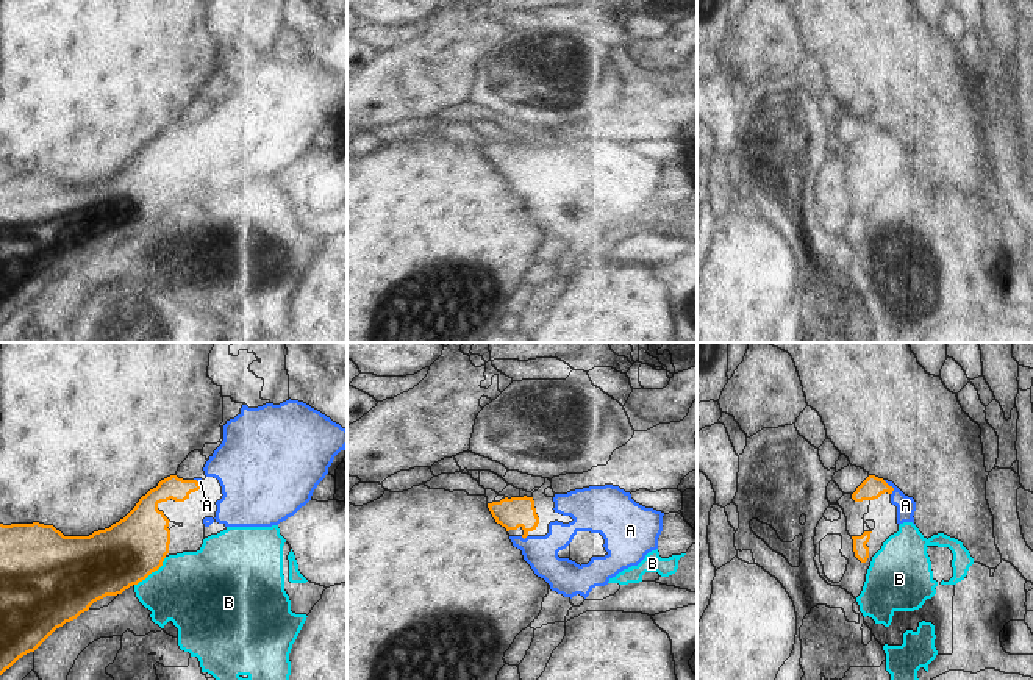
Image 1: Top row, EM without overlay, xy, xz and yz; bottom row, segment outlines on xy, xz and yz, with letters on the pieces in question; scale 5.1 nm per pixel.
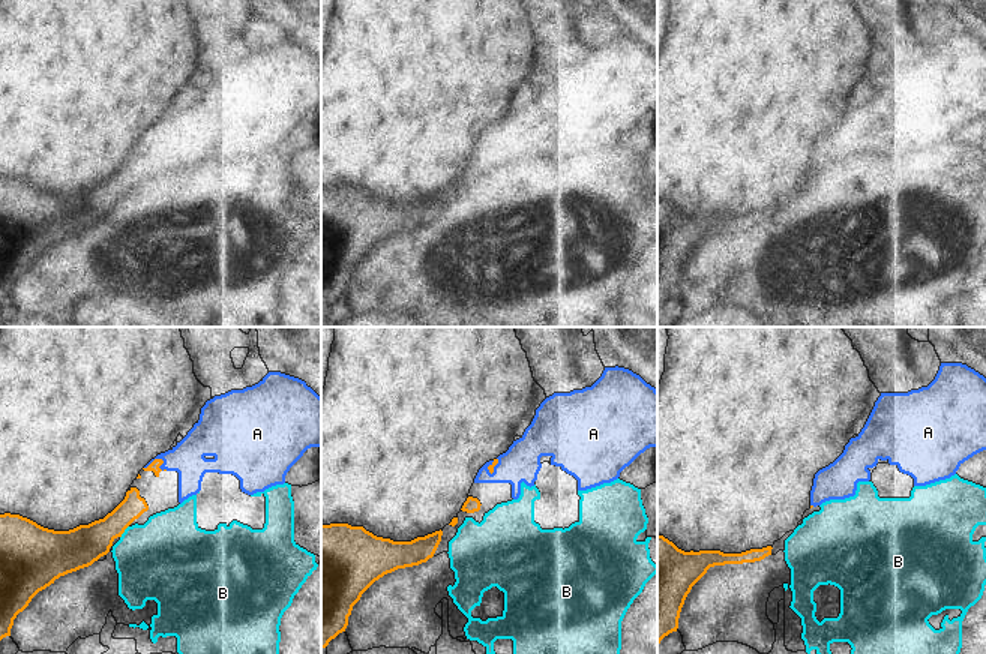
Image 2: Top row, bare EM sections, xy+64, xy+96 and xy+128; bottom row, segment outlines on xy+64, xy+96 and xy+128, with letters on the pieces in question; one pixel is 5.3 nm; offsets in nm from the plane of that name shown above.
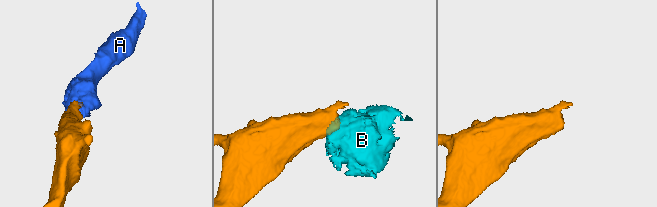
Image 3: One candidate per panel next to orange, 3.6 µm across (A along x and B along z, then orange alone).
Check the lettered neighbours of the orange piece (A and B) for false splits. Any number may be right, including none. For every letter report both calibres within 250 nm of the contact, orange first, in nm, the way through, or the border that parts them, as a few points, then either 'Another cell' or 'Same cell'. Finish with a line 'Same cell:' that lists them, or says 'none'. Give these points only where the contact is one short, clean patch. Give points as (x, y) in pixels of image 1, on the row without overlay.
A: Thickness 110 nm (orange) against 100 nm. Path across: yz (872, 136), (891, 136), (905, 155). Same cell
B: Thickness 340 nm (orange) against 400 nm. Boundary: xy (166, 207), (157, 219), (135, 235). Another cell
Same cell: A.

